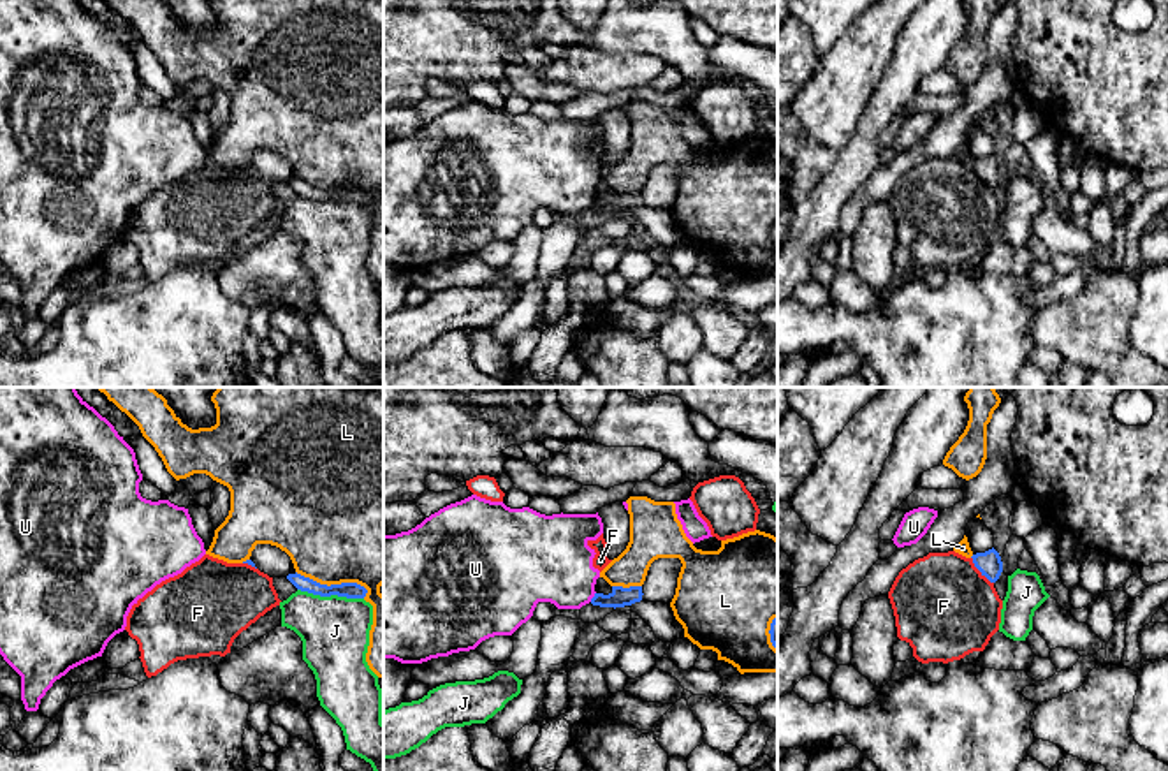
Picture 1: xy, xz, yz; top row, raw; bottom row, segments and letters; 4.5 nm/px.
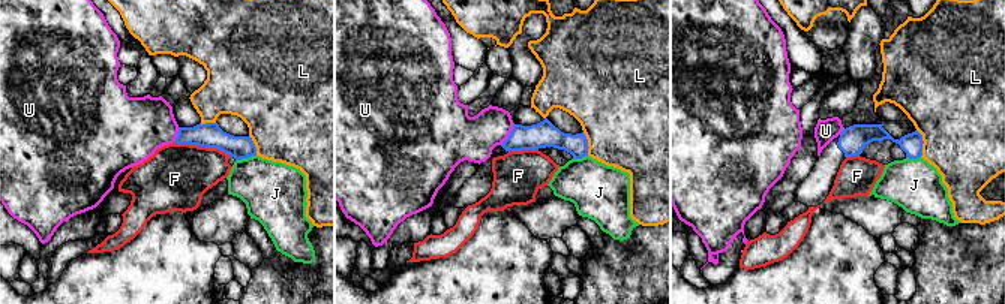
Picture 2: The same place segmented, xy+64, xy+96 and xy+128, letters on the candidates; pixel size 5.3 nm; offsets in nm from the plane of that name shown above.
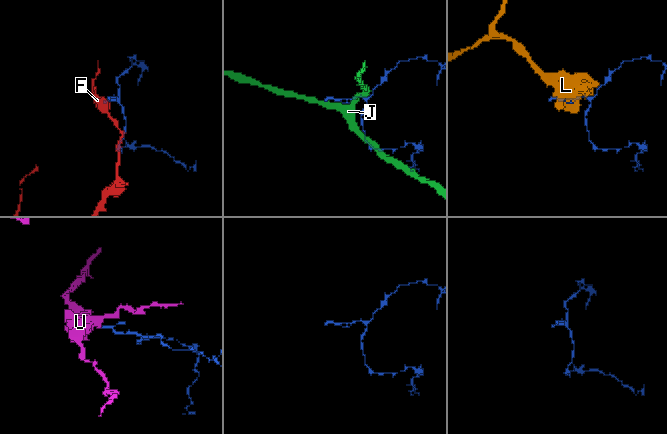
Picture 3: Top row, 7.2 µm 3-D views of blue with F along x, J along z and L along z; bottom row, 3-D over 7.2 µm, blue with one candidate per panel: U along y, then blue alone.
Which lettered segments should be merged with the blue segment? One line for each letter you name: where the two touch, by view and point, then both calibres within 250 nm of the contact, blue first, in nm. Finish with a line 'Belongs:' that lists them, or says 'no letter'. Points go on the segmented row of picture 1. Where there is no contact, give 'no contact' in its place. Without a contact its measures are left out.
Belongs: no letter

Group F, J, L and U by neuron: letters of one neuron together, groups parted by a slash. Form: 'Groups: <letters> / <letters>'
Groups: F / J / L / U

